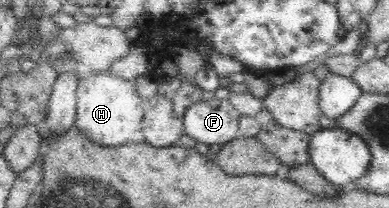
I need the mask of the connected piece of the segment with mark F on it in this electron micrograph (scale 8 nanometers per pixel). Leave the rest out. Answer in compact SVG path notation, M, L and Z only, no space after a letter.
M216 97L200 100L186 109L183 115L183 133L196 141L224 145L239 136L241 115L228 100Z

